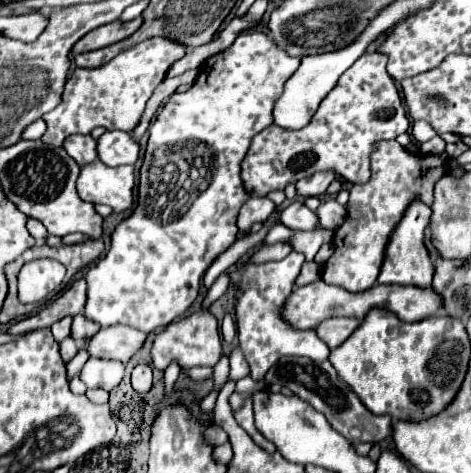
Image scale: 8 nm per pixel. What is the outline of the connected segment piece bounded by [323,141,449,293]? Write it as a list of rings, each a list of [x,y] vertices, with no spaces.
[[[381,141],[371,155],[371,179],[365,185],[353,185],[349,191],[347,219],[335,231],[333,255],[323,265],[323,281],[347,291],[365,291],[375,285],[383,265],[387,241],[401,221],[405,209],[419,197],[425,205],[433,203],[433,187],[447,173],[449,159],[423,153],[411,153],[397,141]]]

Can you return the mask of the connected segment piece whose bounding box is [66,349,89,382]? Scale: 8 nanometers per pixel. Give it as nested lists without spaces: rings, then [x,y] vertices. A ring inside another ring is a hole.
[[[84,349],[80,350],[76,356],[66,365],[67,368],[67,375],[68,375],[68,381],[70,382],[71,379],[79,374],[79,371],[81,371],[83,365],[89,358],[89,354]]]

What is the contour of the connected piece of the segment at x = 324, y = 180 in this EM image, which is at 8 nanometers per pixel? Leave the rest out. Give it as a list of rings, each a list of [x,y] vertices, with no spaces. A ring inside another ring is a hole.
[[[319,171],[319,173],[313,173],[311,177],[305,177],[303,181],[295,183],[295,189],[297,189],[297,199],[303,197],[313,197],[313,195],[323,195],[329,187],[329,183],[335,179],[335,173],[331,171]]]

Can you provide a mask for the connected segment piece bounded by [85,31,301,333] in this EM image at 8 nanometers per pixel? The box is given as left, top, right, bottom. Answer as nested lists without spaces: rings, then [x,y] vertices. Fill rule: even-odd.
[[[263,31],[239,33],[229,49],[213,55],[199,67],[199,75],[189,91],[169,97],[149,129],[151,135],[139,179],[139,203],[133,215],[117,225],[109,253],[97,267],[89,267],[85,275],[85,317],[89,321],[99,325],[123,323],[151,333],[157,327],[167,327],[189,309],[199,293],[205,269],[237,239],[237,213],[251,197],[243,189],[241,161],[249,151],[251,139],[273,123],[273,105],[281,97],[285,81],[299,67],[299,61],[279,49]],[[238,79],[235,83],[239,85],[231,89],[231,80]]]

